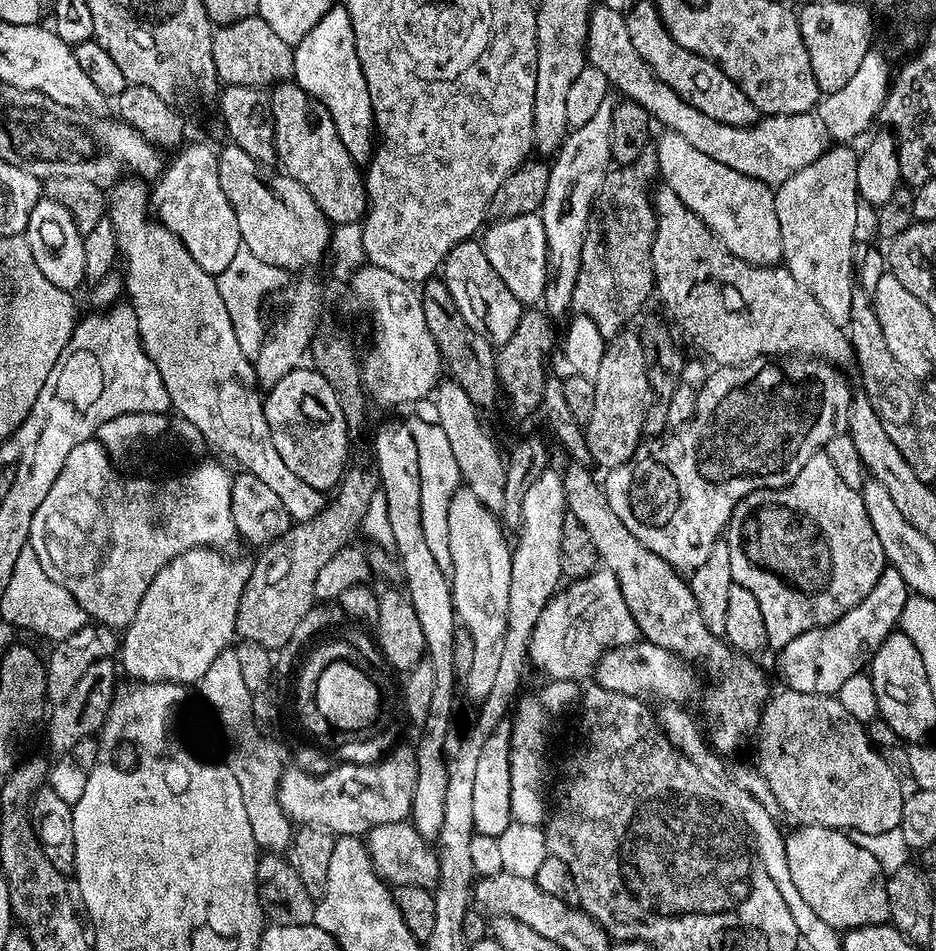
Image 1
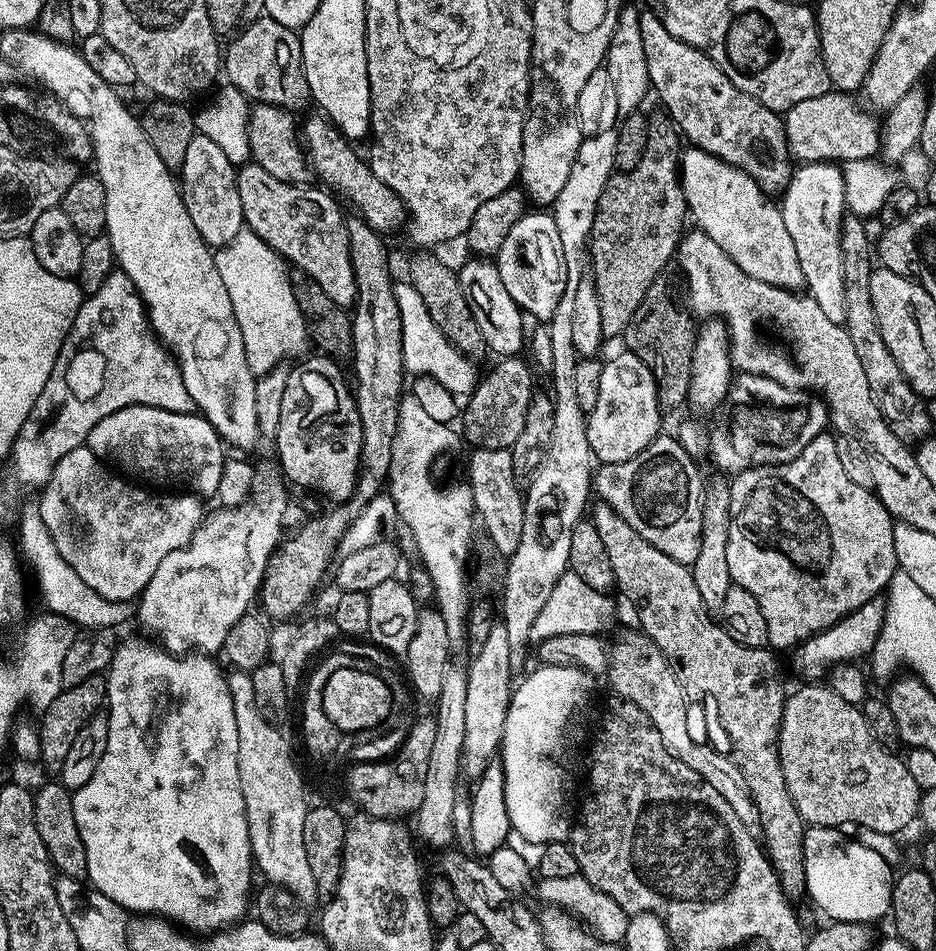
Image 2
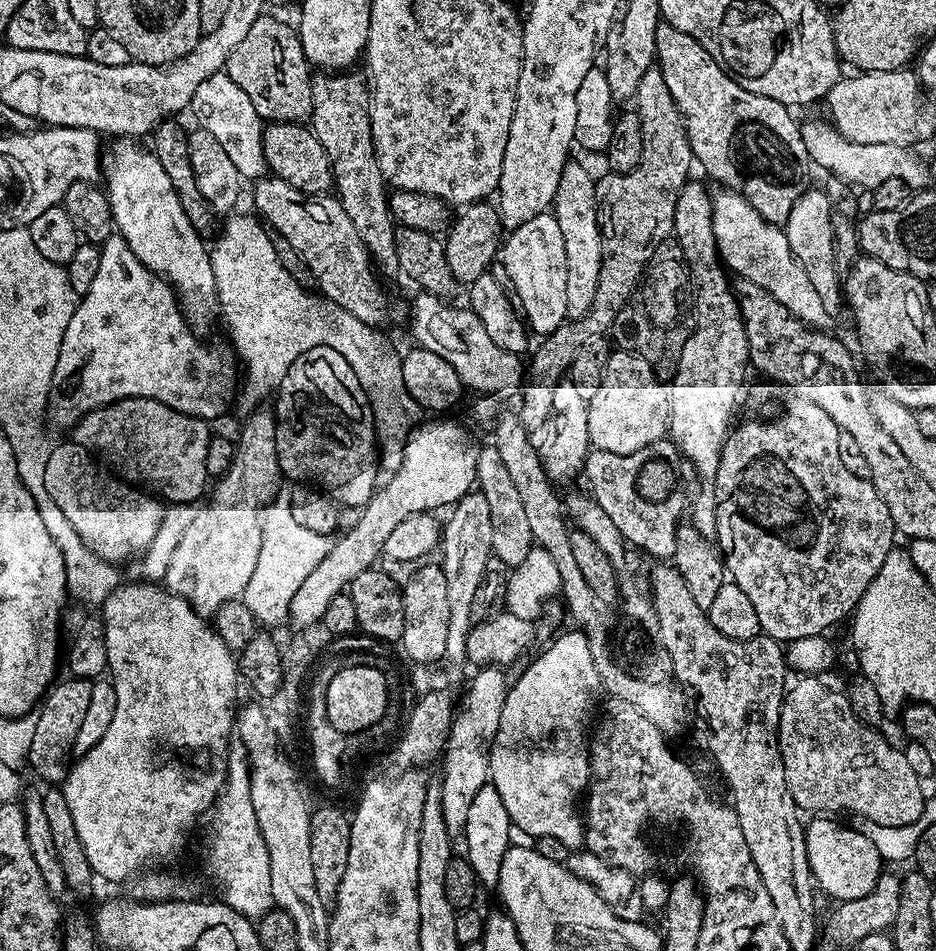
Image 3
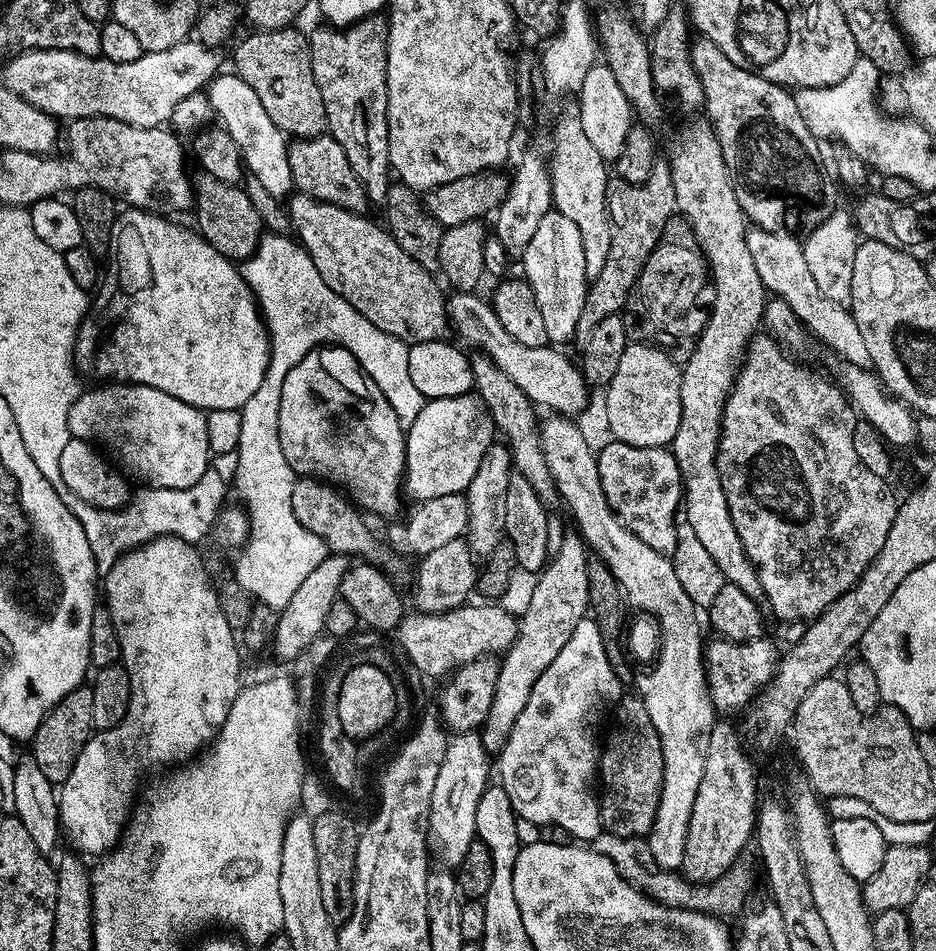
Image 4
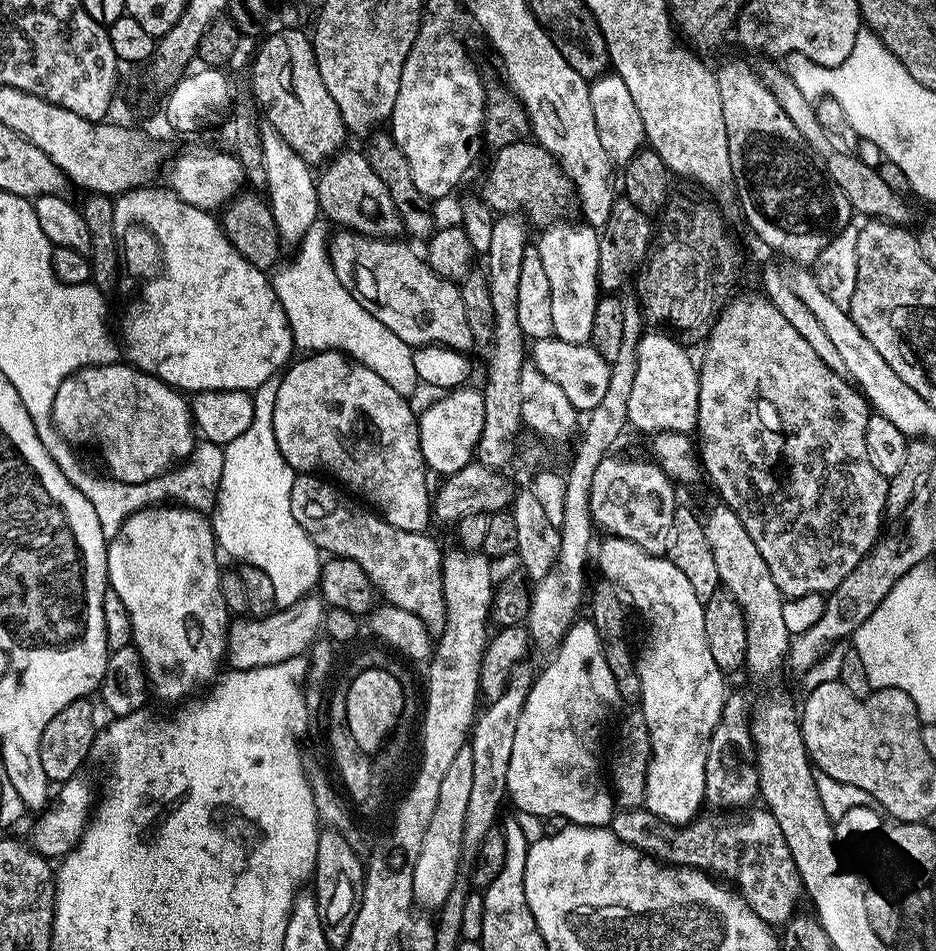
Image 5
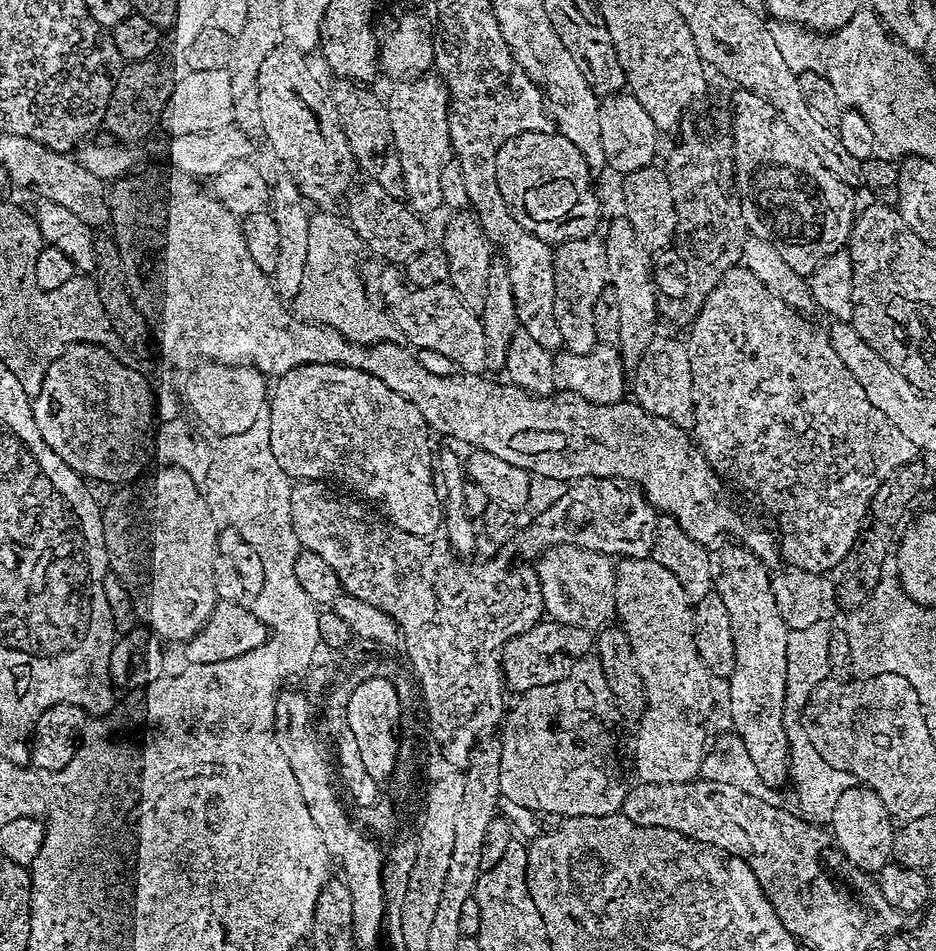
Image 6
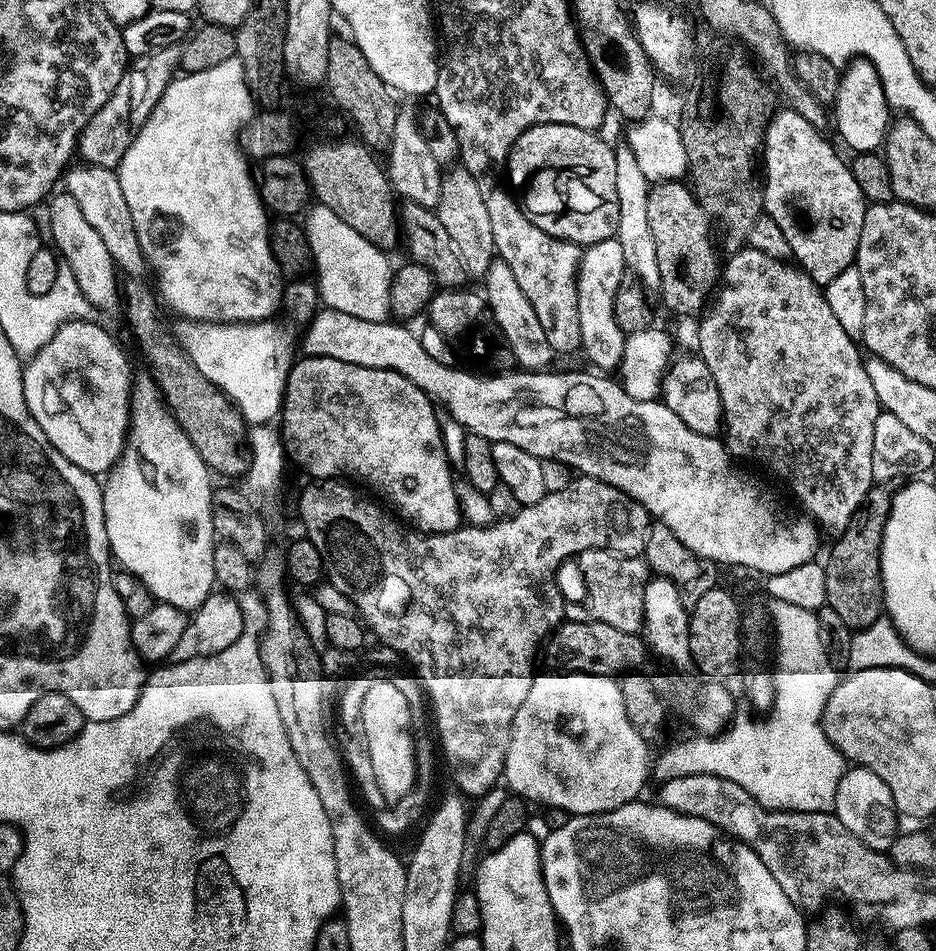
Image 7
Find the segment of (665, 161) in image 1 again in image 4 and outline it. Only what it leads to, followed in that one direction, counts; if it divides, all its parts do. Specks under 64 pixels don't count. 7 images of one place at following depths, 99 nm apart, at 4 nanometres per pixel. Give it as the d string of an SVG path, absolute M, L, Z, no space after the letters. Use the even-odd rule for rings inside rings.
M752 230L748 234L748 245L750 246L750 256L754 258L754 266L758 266L758 278L762 278L765 289L773 297L787 302L790 310L794 312L805 329L808 328L814 335L818 336L822 343L829 344L838 355L842 356L847 363L857 364L859 367L867 369L871 365L872 359L866 350L866 342L862 338L862 333L858 331L858 322L854 322L851 311L845 305L836 304L828 300L818 290L818 285L814 282L814 277L810 268L806 266L804 249L801 241L795 235L787 231L766 232L763 230Z

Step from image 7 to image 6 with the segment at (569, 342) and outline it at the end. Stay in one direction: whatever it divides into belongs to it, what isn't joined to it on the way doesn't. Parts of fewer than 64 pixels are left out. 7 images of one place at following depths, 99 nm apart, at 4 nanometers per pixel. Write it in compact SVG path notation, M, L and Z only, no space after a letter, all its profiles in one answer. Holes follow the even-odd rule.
M501 207L499 211L497 216L489 218L488 225L484 224L482 229L491 243L504 251L501 253L510 270L519 327L540 346L549 350L559 349L564 339L556 325L556 258L553 245L518 226L508 208Z

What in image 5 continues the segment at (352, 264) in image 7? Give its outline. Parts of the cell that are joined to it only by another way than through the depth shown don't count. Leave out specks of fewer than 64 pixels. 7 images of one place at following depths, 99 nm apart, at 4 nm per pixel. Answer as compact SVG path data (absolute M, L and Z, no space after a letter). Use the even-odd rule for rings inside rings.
M323 223L310 226L309 232L295 249L296 257L289 264L281 263L280 272L273 271L270 276L272 288L288 319L293 345L299 351L301 348L304 354L325 350L342 352L362 366L374 370L378 378L386 378L386 382L390 382L398 394L411 397L411 392L418 387L413 345L402 342L394 330L386 330L386 326L382 326L382 322L378 322L378 318L367 312L351 291L342 286L328 259L326 249L330 231L329 225Z

